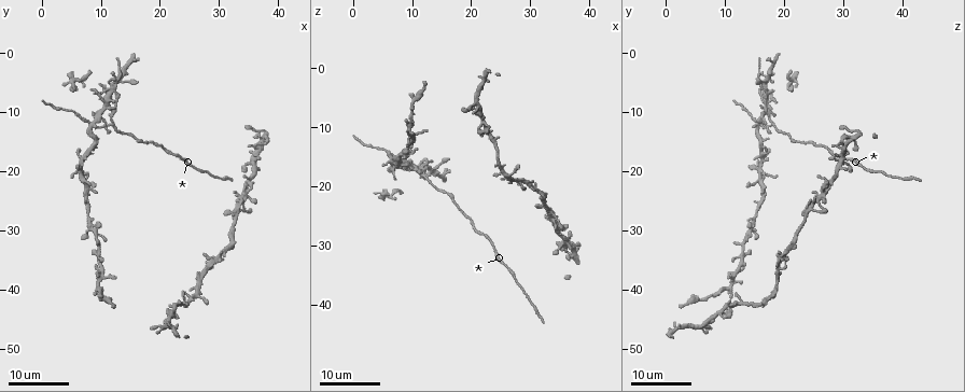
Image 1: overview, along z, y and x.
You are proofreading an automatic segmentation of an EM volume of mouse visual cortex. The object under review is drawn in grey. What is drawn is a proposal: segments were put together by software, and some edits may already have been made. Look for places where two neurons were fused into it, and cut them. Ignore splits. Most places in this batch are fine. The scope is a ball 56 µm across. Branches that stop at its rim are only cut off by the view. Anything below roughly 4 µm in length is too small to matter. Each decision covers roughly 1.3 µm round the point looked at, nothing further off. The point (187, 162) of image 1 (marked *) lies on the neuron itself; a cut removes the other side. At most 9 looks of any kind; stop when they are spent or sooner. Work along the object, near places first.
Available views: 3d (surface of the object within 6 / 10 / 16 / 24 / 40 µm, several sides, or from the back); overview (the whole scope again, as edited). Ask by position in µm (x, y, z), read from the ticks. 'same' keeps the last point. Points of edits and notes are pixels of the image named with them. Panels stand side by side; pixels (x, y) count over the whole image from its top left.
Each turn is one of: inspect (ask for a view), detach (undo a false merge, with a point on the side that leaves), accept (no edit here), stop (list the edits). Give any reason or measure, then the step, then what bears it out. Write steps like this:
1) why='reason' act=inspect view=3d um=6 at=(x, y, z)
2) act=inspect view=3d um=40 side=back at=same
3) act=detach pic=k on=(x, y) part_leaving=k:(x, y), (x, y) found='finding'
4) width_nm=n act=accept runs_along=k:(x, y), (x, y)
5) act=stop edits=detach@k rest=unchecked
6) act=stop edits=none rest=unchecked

why='four or more arms meet' act=inspect view=3d um=16 at=(8.5, 12.0, 15.5)

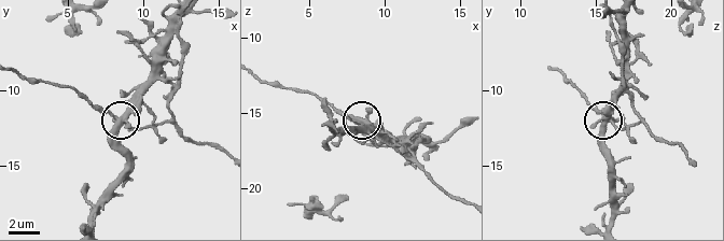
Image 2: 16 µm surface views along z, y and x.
why='closer look' act=inspect view=3d um=10 at=(8.2, 12.0, 15.6)

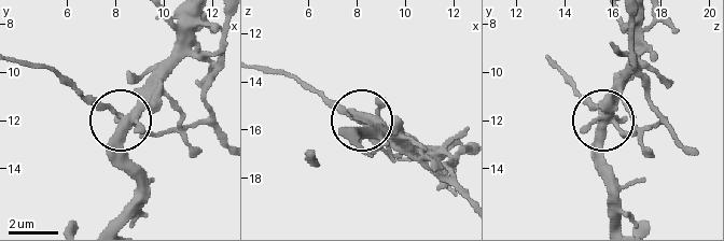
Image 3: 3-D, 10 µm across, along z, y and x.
width_nm=340 act=accept runs_along=3:(460, 196), (314, 88) found='all the same neuron'

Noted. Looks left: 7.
why='calibre changes' act=inspect view=3d um=24 at=(12.0, 12.0, 18.5)

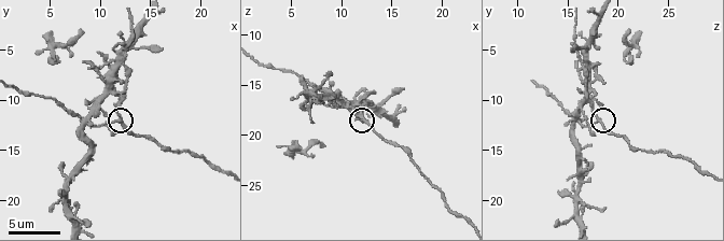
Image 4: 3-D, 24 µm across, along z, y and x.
act=inspect view=3d um=10 at=(12.0, 12.2, 18.0)

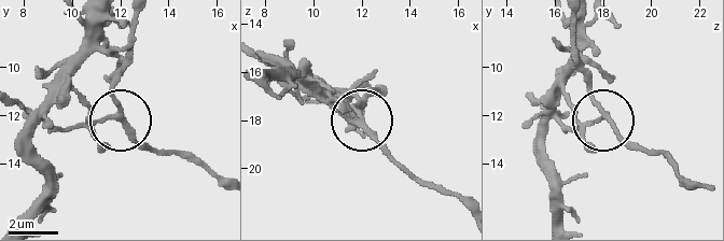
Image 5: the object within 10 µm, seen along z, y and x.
act=inspect view=3d um=6 at=(12.0, 12.1, 18.2)

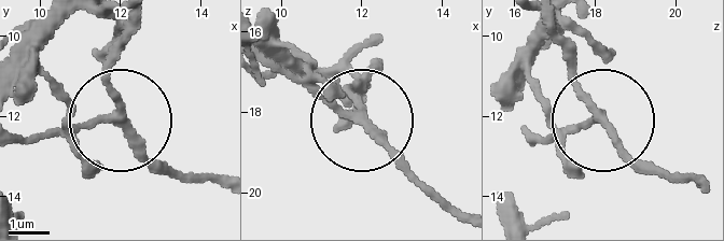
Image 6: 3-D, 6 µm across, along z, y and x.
width_nm=180 act=accept runs_along=6:(456, 210), (260, 52) found='one neuron here'

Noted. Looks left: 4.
why='looks like a crossing' act=inspect view=3d um=24 at=(35.5, 18.0, 29.5)

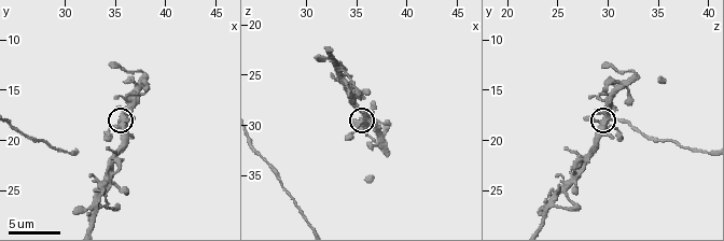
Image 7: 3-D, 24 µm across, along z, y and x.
act=inspect view=3d um=10 at=(35.8, 18.4, 29.4)

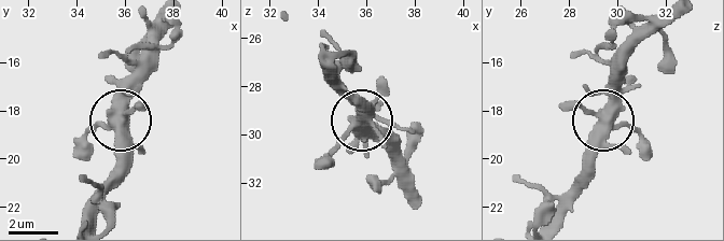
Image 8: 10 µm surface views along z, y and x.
act=inspect view=3d um=6 at=(35.8, 18.5, 29.3)

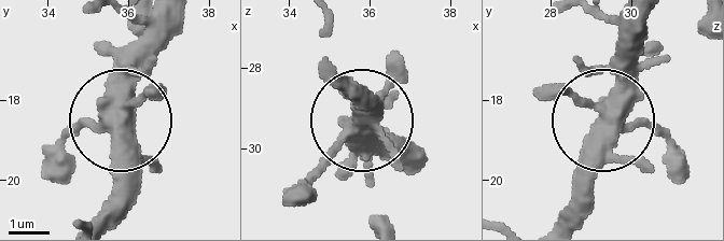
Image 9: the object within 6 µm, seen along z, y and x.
act=accept found='continuous, no second neuron'

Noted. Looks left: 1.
act=stop edits=none rest=unchecked

